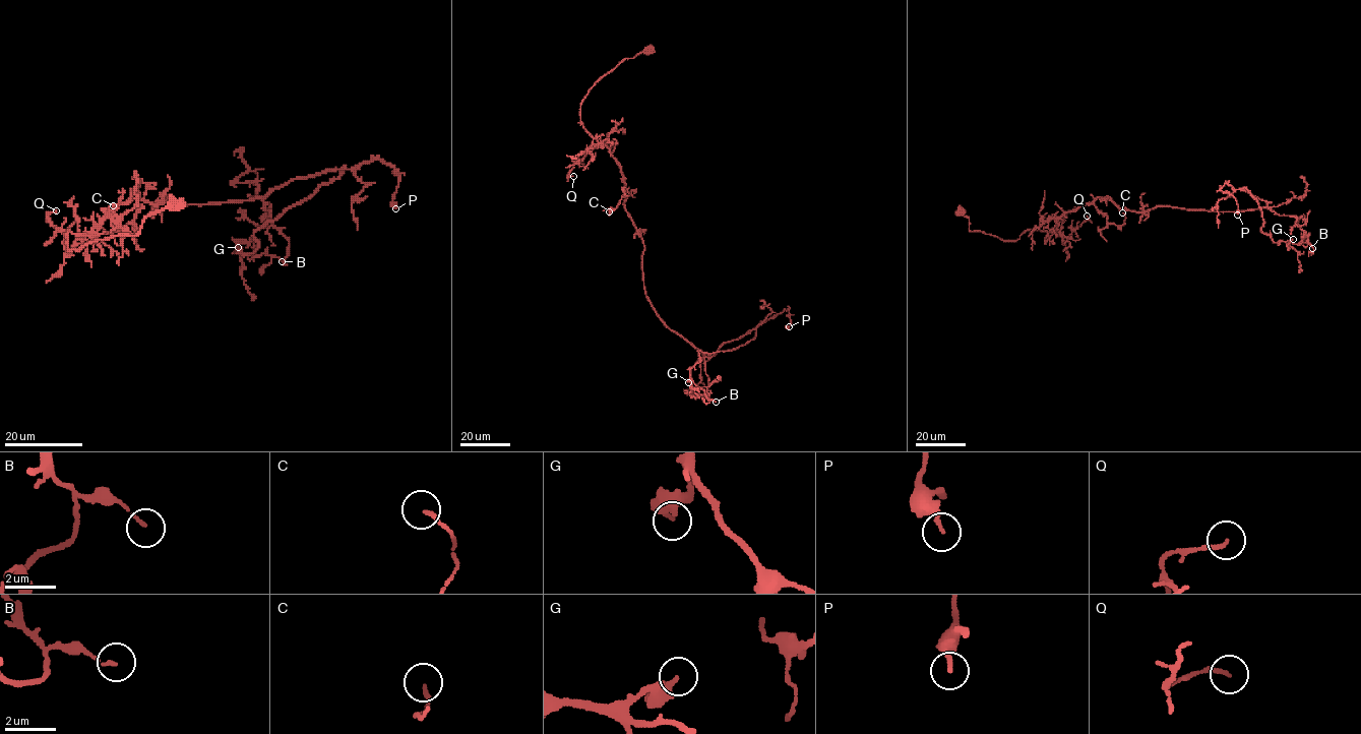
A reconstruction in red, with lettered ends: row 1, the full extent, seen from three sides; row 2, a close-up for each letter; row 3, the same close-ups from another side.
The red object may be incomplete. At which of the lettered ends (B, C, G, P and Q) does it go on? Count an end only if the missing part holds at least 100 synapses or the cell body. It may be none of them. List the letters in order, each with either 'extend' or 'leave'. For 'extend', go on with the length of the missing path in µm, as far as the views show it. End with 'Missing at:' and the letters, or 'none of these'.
B: leave
C: leave
G: leave
P: leave
Q: leave
Missing at: none of these

